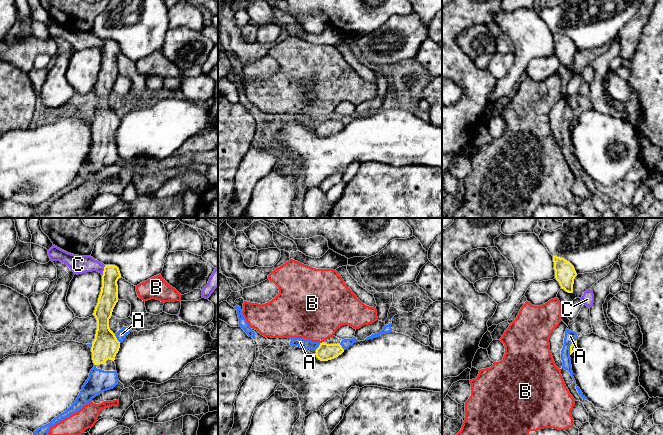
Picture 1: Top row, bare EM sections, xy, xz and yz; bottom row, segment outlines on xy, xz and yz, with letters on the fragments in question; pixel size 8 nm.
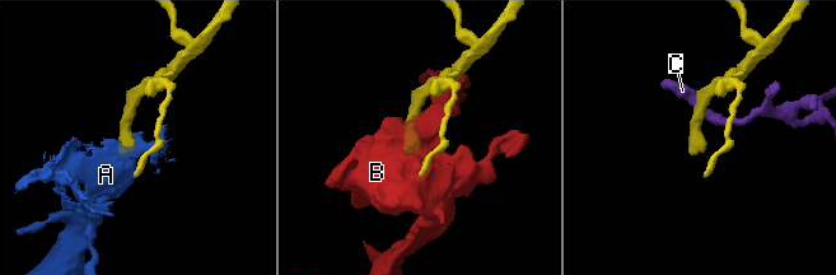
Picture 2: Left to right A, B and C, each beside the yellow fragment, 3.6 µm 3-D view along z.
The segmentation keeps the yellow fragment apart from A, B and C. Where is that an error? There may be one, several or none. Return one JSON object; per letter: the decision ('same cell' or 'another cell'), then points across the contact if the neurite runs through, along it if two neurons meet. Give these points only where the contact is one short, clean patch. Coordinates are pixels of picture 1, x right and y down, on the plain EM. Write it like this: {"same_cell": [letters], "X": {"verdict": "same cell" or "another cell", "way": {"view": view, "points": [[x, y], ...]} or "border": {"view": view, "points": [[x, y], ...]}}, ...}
{"same_cell": ["A"], "A": {"verdict": "same cell", "way": {"view": "yz", "points": [[573, 122], [570, 123], [570, 112]]}}, "B": {"verdict": "another cell", "border": {"view": "xz", "points": [[323, 117], [320, 119]]}}, "C": {"verdict": "another cell", "border": {"view": "xy", "points": [[105, 41], [102, 51]]}}}

